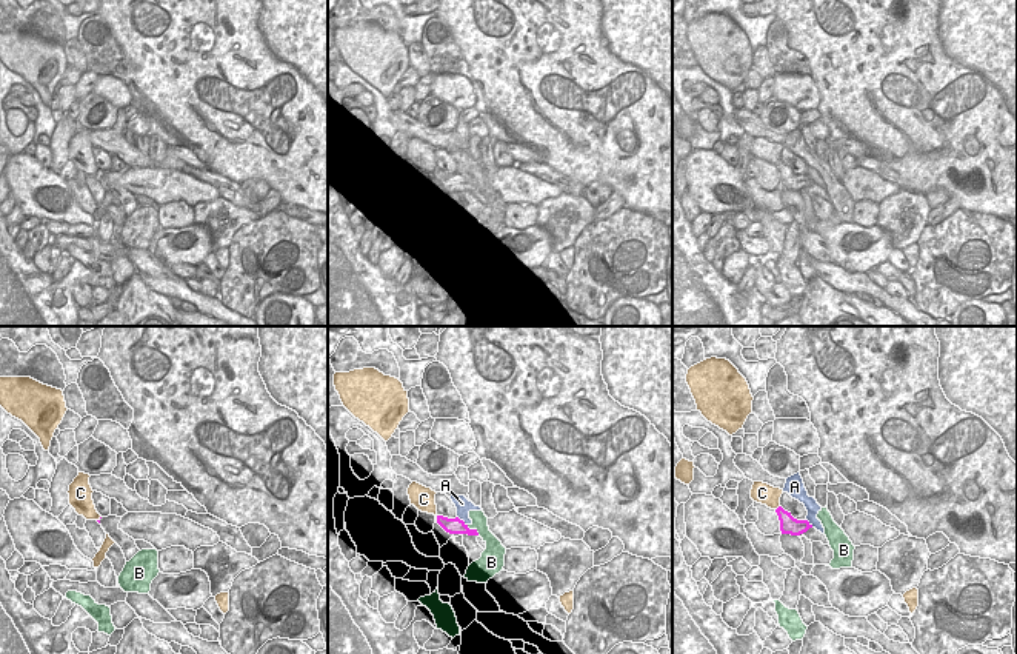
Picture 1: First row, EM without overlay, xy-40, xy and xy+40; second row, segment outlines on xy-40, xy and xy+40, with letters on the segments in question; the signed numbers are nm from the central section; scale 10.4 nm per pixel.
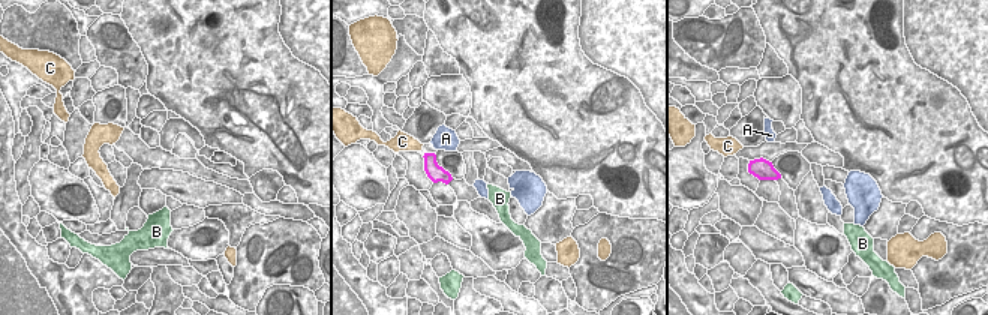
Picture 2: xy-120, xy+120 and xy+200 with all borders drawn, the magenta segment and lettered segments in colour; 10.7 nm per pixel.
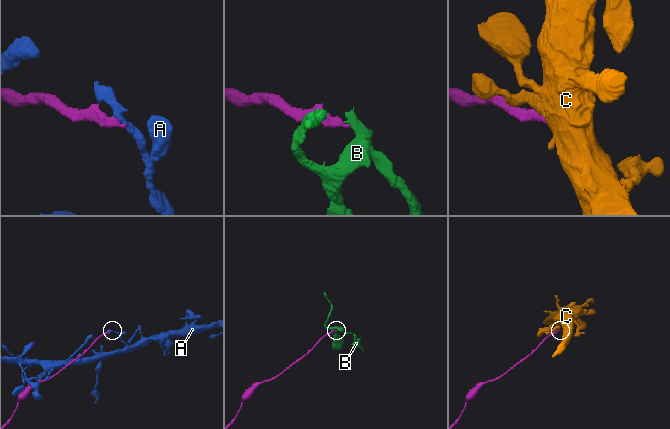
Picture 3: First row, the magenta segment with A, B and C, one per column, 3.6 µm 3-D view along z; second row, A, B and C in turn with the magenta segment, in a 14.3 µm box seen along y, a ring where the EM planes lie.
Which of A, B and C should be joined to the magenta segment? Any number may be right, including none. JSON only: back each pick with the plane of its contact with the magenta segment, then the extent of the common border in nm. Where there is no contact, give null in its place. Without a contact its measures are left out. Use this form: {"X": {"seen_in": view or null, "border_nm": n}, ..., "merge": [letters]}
{"merge": []}

